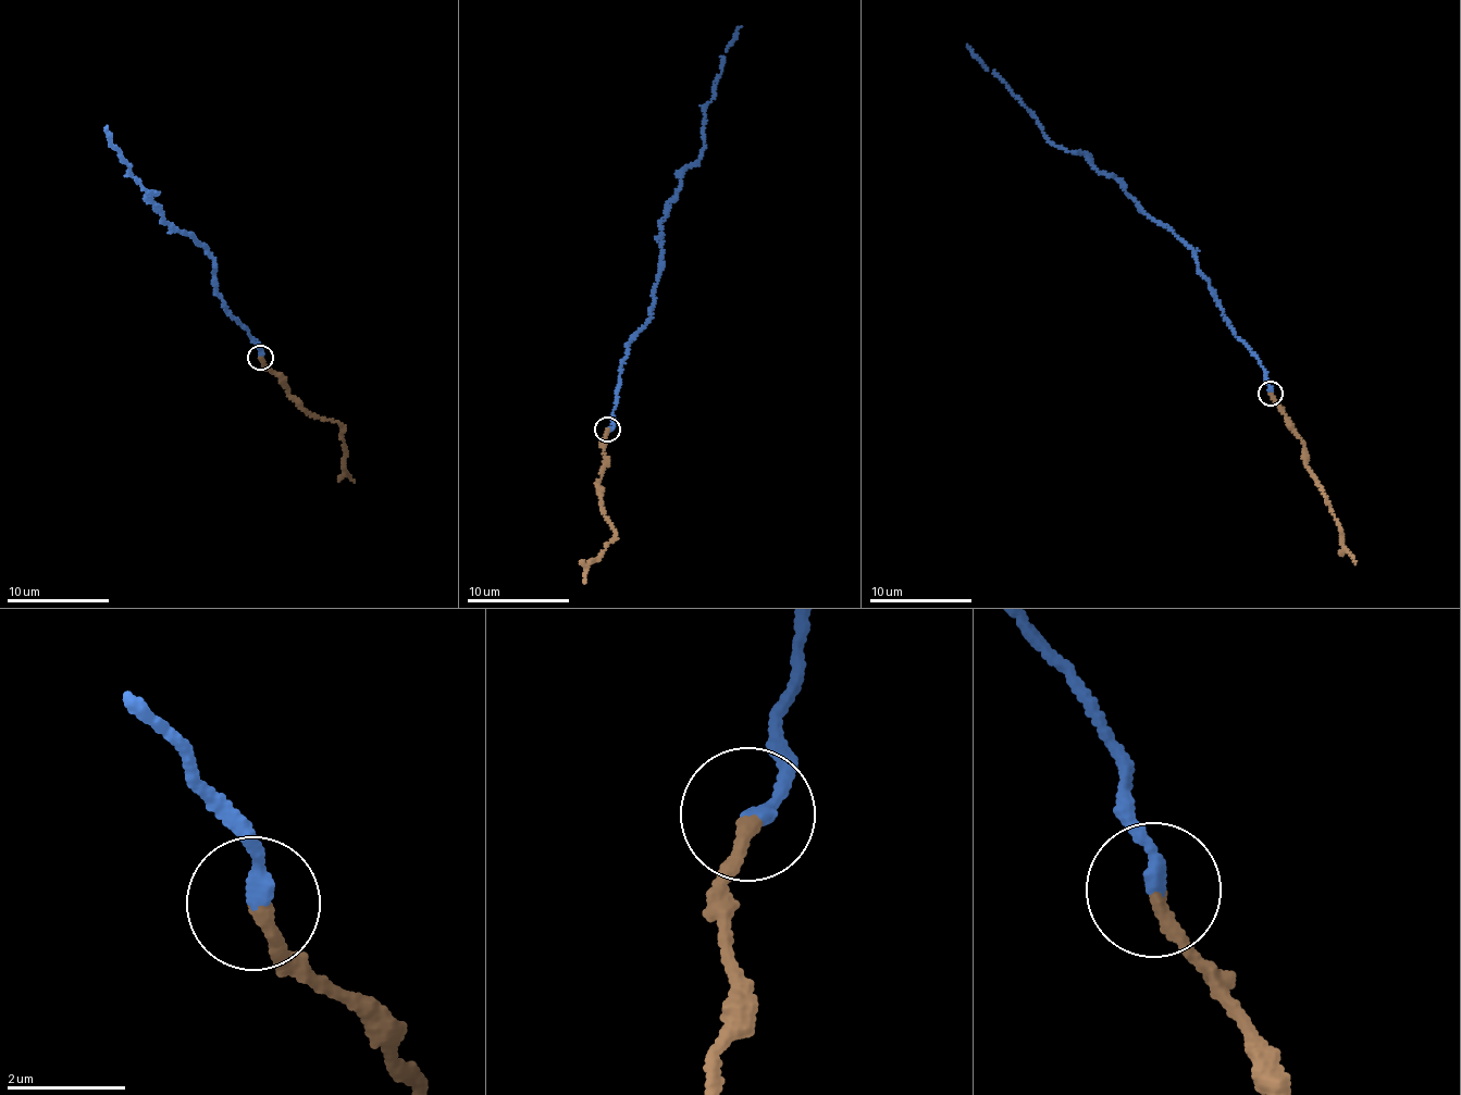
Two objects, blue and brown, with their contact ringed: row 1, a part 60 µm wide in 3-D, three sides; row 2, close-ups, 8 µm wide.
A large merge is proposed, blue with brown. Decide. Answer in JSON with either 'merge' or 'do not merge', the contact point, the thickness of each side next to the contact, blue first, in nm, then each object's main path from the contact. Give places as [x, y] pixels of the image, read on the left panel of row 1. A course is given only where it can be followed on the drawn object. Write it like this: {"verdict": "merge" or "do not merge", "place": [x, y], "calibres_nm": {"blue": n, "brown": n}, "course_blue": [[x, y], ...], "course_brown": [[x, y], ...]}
{"verdict": "merge", "place": [260, 357], "calibres_nm": {"blue": 280, "brown": 220}, "course_blue": [[259, 358], [257, 339], [218, 291], [206, 247], [163, 220], [150, 195], [156, 193], [132, 175], [107, 125]], "course_brown": [[259, 358], [287, 387], [289, 399], [307, 412], [338, 424], [344, 469], [355, 482]]}

